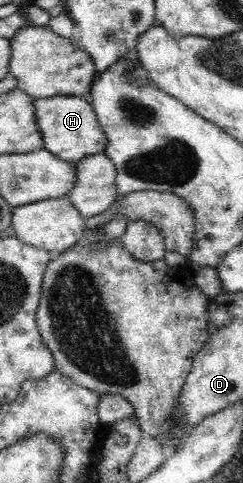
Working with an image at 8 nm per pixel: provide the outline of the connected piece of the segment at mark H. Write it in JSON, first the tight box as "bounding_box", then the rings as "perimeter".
{"bounding_box":[32,95,106,162],"perimeter":[[[55,95],[49,98],[32,98],[34,115],[43,139],[43,149],[65,162],[81,160],[84,156],[103,153],[106,136],[98,123],[94,108],[85,98]]]}

